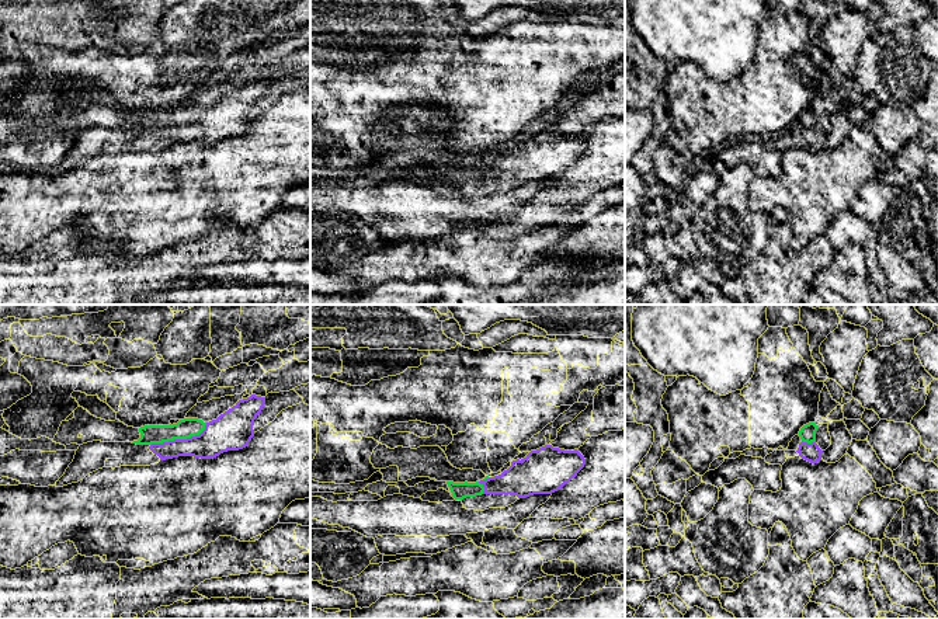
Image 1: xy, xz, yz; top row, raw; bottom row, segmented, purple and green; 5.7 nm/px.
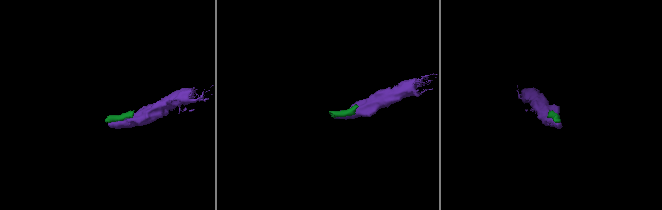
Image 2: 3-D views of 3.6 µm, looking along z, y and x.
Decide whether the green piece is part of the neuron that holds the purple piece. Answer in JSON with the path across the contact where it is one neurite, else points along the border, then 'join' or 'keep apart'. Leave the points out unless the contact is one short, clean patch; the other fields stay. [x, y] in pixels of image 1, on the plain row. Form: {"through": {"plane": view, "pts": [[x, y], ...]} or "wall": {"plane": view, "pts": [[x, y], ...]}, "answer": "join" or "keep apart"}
{"wall": {"plane": "xy", "pts": [[207, 108], [198, 120], [150, 131]]}, "answer": "keep apart"}

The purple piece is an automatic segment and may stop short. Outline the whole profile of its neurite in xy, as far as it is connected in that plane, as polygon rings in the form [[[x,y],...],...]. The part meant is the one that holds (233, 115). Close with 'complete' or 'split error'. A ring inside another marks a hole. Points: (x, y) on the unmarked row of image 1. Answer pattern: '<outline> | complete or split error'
[[[256,80],[239,86],[216,105],[206,108],[199,121],[187,125],[152,131],[101,126],[83,129],[55,171],[63,173],[77,168],[103,153],[150,152],[178,142],[211,145],[227,136],[243,135],[256,119],[253,115],[254,105],[261,98],[264,88],[265,83]]] | split error

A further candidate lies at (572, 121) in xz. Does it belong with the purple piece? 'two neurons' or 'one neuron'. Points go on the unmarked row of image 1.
two neurons

